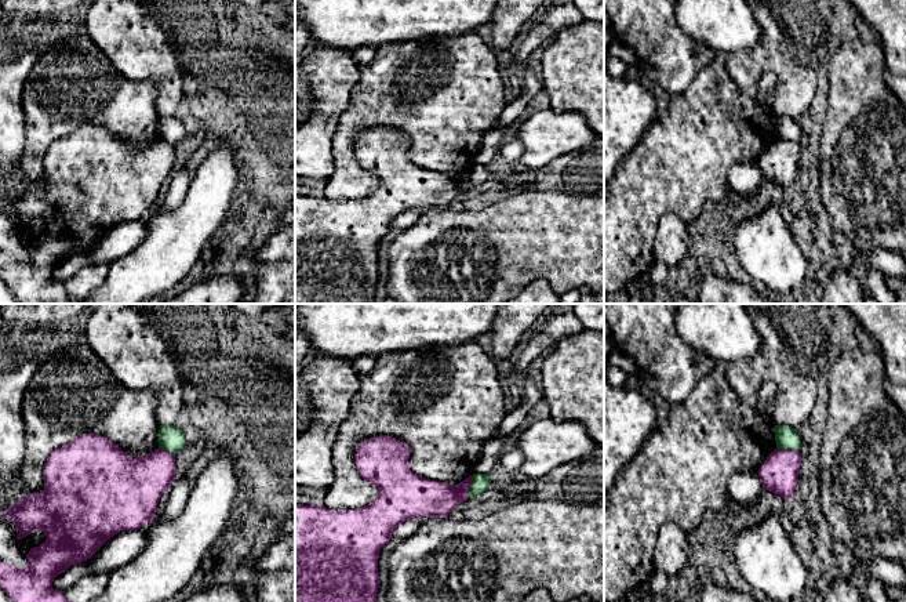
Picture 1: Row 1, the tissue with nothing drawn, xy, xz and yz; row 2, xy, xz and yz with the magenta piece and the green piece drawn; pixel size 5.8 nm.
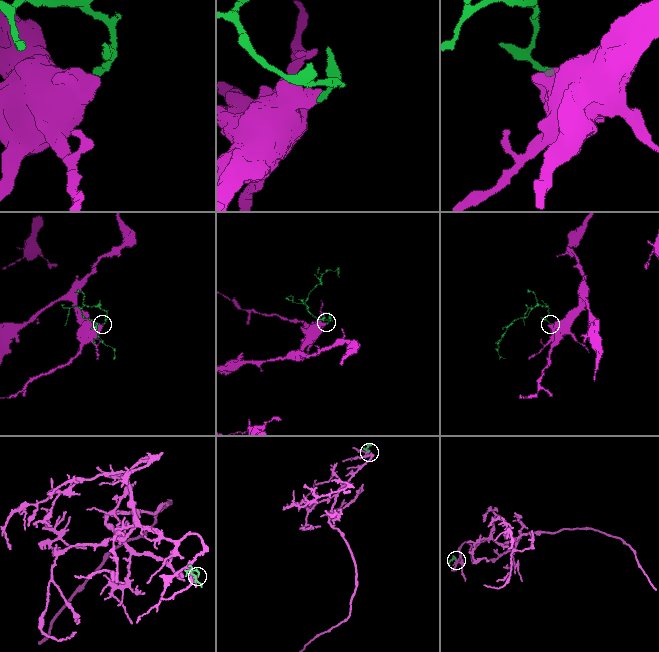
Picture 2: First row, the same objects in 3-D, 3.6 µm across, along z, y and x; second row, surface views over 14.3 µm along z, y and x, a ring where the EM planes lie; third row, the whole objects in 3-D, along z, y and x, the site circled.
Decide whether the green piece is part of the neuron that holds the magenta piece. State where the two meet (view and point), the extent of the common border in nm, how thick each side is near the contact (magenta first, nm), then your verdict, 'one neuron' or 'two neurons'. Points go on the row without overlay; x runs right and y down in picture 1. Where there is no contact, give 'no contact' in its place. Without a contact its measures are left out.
xz (469, 177) | 140 nm | 220/100 nm | two neurons

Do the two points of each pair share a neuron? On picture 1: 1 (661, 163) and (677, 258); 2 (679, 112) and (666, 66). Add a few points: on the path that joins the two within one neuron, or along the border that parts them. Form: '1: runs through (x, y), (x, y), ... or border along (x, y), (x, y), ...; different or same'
1: border along (686, 224), (665, 213), (654, 242); different
2: border along (697, 72), (690, 86), (672, 97); different

